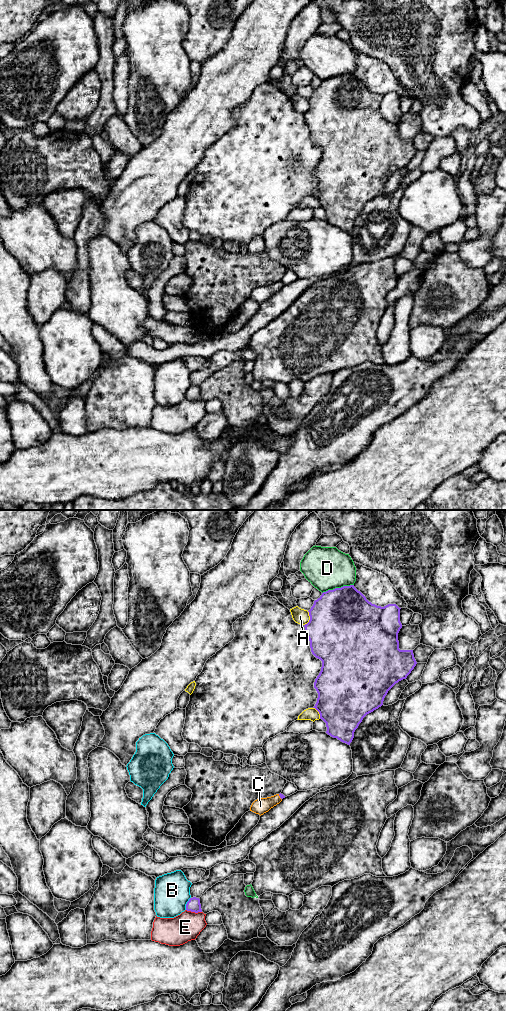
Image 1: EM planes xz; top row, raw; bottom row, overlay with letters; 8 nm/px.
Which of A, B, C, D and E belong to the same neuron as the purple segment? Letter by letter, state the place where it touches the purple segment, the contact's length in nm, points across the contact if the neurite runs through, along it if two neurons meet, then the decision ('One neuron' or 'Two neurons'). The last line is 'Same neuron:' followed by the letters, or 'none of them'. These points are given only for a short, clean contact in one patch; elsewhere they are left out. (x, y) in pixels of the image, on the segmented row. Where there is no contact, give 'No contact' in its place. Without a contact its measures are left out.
A: Touches purple at xz (310, 618). Shared border 120 nm. Two neurons
B: Touches purple at xz (187, 903). Shared border 110 nm. Two neurons
C: Touches purple at xz (280, 797). Shared border 50 nm. Path across: xz (282, 796), (280, 797), (260, 806). One neuron
D: Touches purple at xz (337, 588). Shared border 260 nm. Two neurons
E: Touches purple at xz (194, 911). Shared border 130 nm. Two neurons
Same neuron: C

